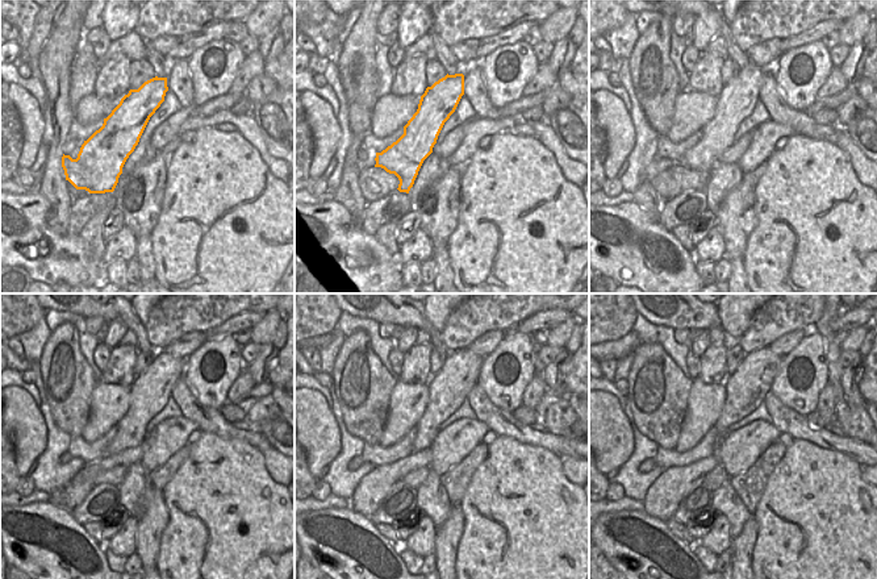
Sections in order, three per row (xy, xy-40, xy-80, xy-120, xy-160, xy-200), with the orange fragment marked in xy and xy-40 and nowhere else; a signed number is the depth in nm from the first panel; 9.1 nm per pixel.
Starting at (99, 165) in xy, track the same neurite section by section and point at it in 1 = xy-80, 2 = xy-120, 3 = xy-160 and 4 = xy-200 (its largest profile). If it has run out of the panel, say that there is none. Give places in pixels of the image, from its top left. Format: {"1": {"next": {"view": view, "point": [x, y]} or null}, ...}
{"1": {"next": {"view": "xy-80", "point": [736, 100]}}, "2": {"next": {"view": "xy-120", "point": [149, 392]}}, "3": {"next": {"view": "xy-160", "point": [447, 390]}}, "4": {"next": {"view": "xy-200", "point": [746, 388]}}}

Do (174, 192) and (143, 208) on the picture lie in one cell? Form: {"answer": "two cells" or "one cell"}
{"answer": "two cells"}

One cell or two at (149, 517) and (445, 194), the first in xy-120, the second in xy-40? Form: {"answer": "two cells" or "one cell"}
{"answer": "one cell"}

